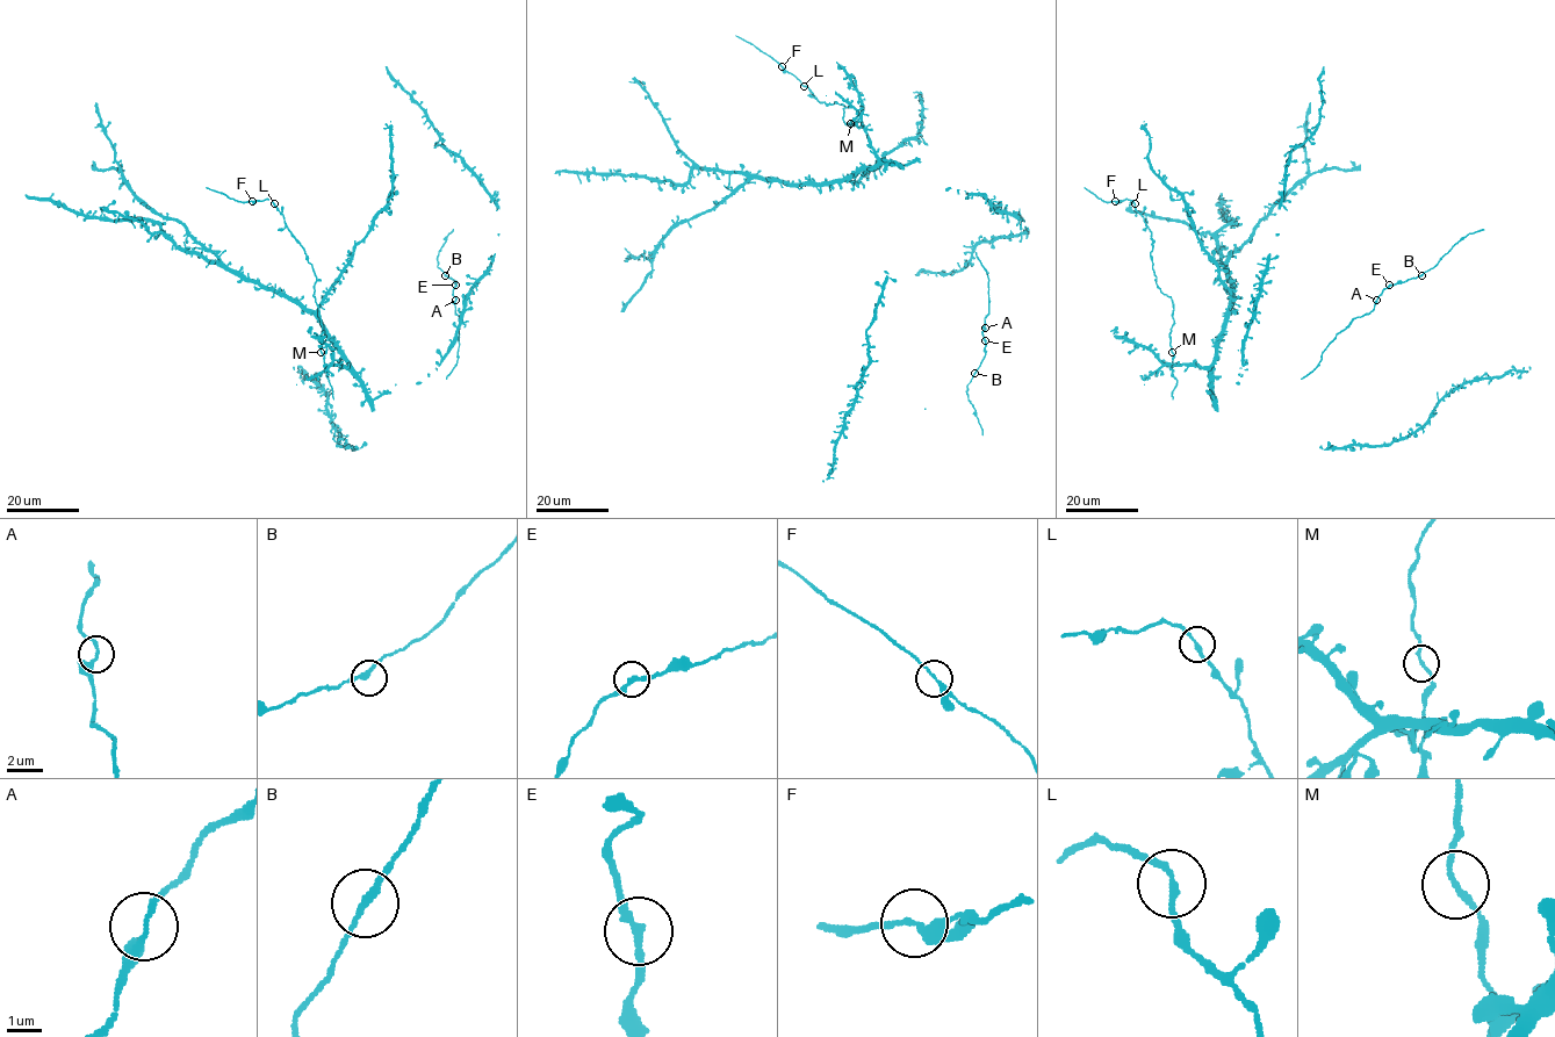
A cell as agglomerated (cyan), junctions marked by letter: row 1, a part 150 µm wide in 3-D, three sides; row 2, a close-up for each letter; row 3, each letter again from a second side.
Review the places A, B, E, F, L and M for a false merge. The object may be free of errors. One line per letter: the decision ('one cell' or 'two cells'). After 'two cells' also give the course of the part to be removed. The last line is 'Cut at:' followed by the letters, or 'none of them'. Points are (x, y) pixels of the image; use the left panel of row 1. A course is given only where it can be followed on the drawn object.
A: one cell
B: one cell
E: one cell
F: one cell
L: one cell
M: one cell
Cut at: none of them

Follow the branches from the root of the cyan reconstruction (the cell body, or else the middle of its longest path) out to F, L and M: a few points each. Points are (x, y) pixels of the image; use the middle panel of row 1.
F: (920, 161), (893, 165), (883, 160), (862, 124), (843, 121), (846, 107), (842, 103), (820, 102), (780, 66)
L: (920, 161), (893, 165), (883, 160), (862, 124), (843, 121), (846, 107), (842, 103), (820, 102), (804, 86)
M: (920, 161), (893, 165), (883, 160), (871, 145), (866, 128), (858, 121), (850, 123)

